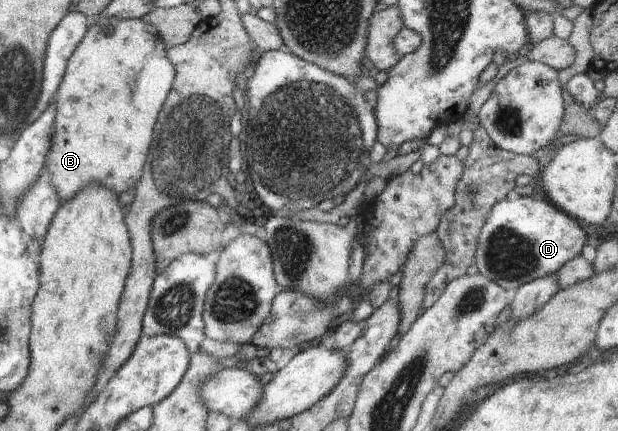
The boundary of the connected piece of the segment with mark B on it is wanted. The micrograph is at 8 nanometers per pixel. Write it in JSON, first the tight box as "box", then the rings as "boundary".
{"box":[45,17,175,205],"boundary":[[[104,17],[97,20],[92,26],[88,27],[86,34],[83,36],[82,42],[76,47],[72,56],[68,59],[62,82],[55,96],[55,104],[58,106],[54,122],[52,123],[53,133],[51,136],[51,145],[45,156],[46,175],[56,190],[60,205],[62,202],[70,201],[76,196],[79,190],[82,190],[89,183],[97,183],[104,188],[110,189],[117,195],[126,192],[126,190],[134,189],[136,183],[140,180],[148,149],[152,144],[152,133],[154,132],[154,124],[156,118],[165,105],[168,95],[172,92],[175,81],[175,68],[172,62],[168,60],[167,48],[163,40],[159,37],[158,31],[152,25],[146,24],[142,19],[126,19],[118,20],[117,18]]]}

